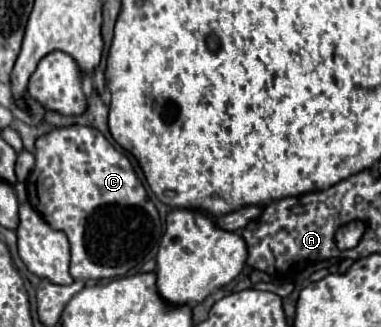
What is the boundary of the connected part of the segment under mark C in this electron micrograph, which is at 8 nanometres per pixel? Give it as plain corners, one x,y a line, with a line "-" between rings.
84,125
52,129
38,137
34,157
34,169
26,179
28,201
34,203
34,209
52,229
66,233
70,241
70,275
74,279
116,279
140,267
148,253
160,243
162,223
130,161
116,151
98,129

